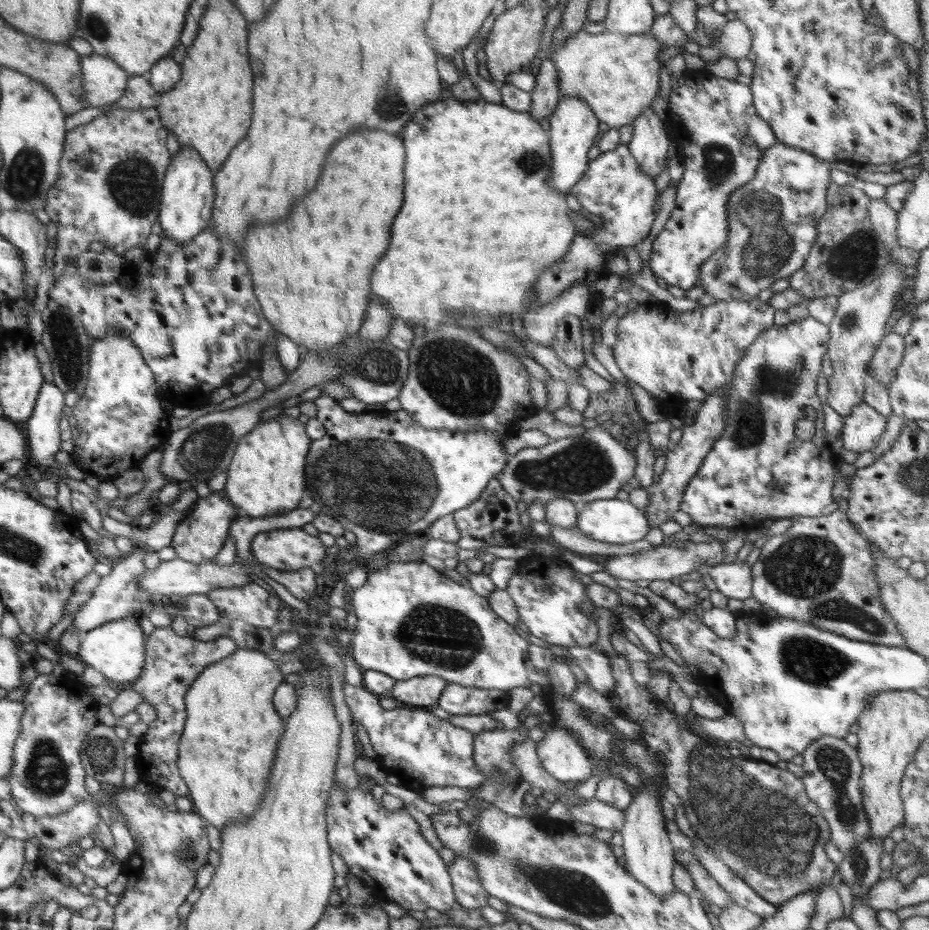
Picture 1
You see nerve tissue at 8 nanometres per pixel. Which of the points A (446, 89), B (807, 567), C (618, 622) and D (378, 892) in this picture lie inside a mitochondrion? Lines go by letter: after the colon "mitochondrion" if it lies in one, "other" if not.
A: other
B: mitochondrion
C: other
D: other

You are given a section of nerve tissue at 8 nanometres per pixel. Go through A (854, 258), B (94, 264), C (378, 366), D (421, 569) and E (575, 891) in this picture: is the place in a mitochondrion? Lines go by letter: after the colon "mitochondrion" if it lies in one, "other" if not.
A: mitochondrion
B: mitochondrion
C: mitochondrion
D: other
E: mitochondrion

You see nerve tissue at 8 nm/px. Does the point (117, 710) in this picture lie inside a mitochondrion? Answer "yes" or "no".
no

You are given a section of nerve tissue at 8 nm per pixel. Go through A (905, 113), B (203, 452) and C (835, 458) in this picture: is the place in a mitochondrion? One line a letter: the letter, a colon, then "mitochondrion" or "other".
A: mitochondrion
B: mitochondrion
C: other

